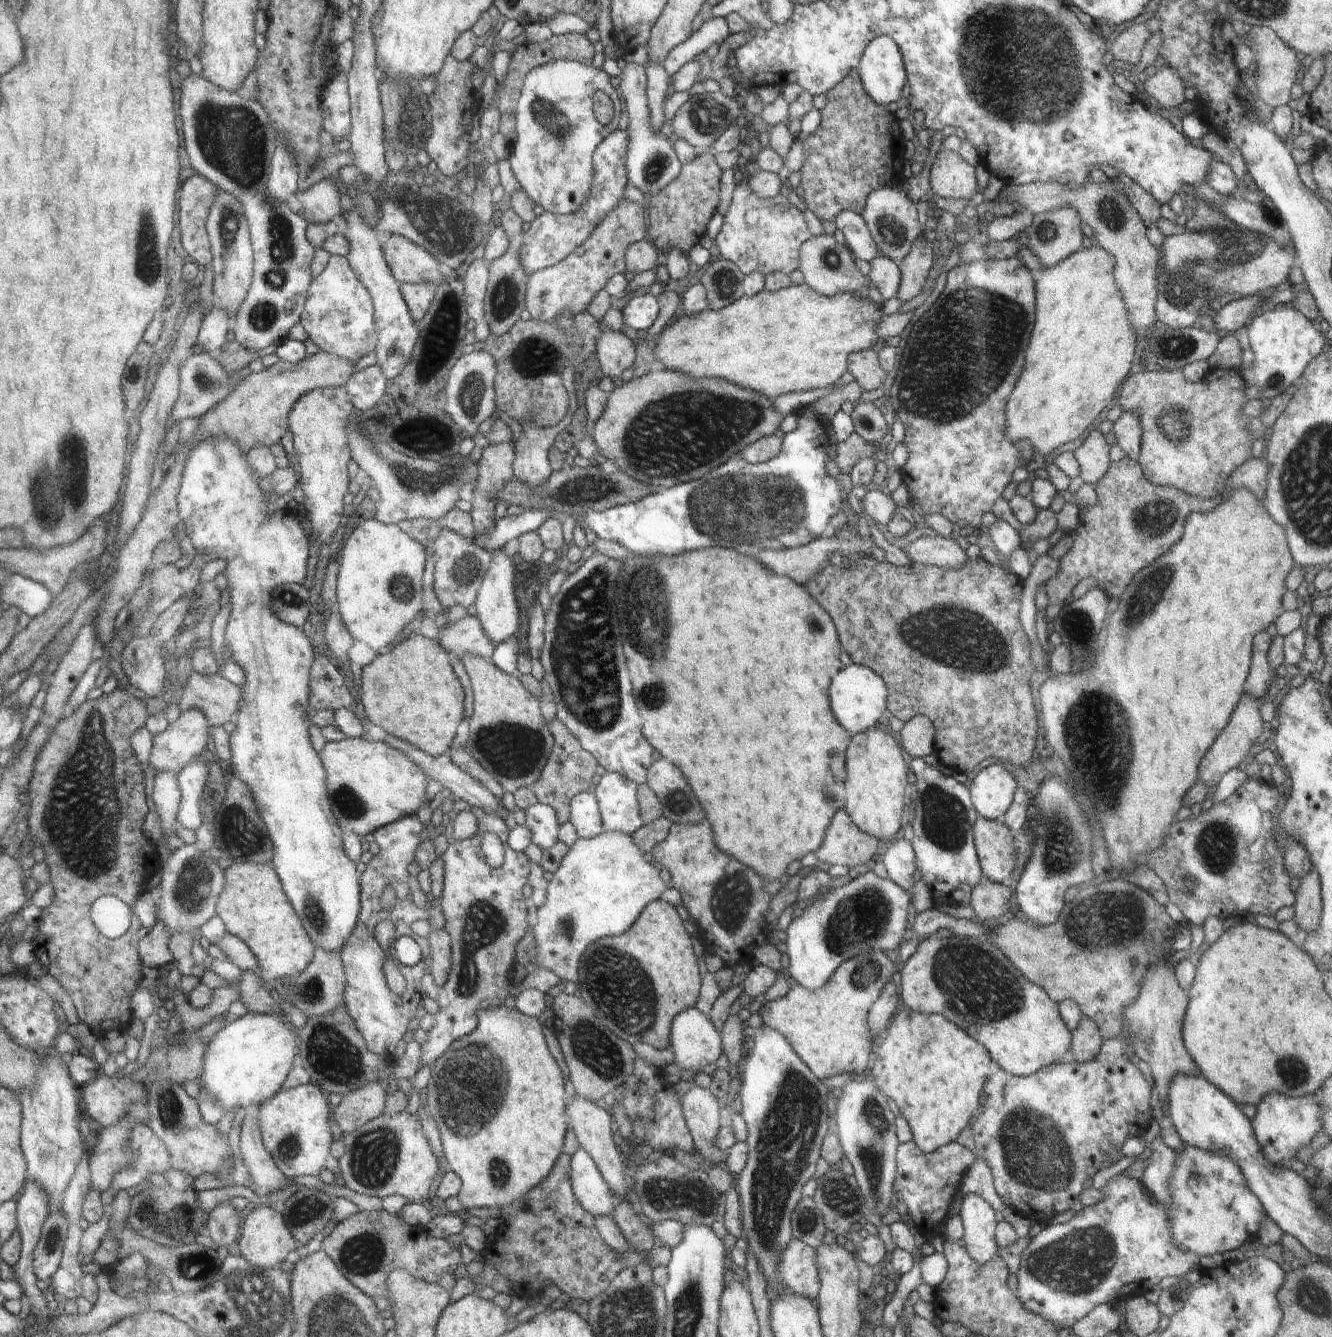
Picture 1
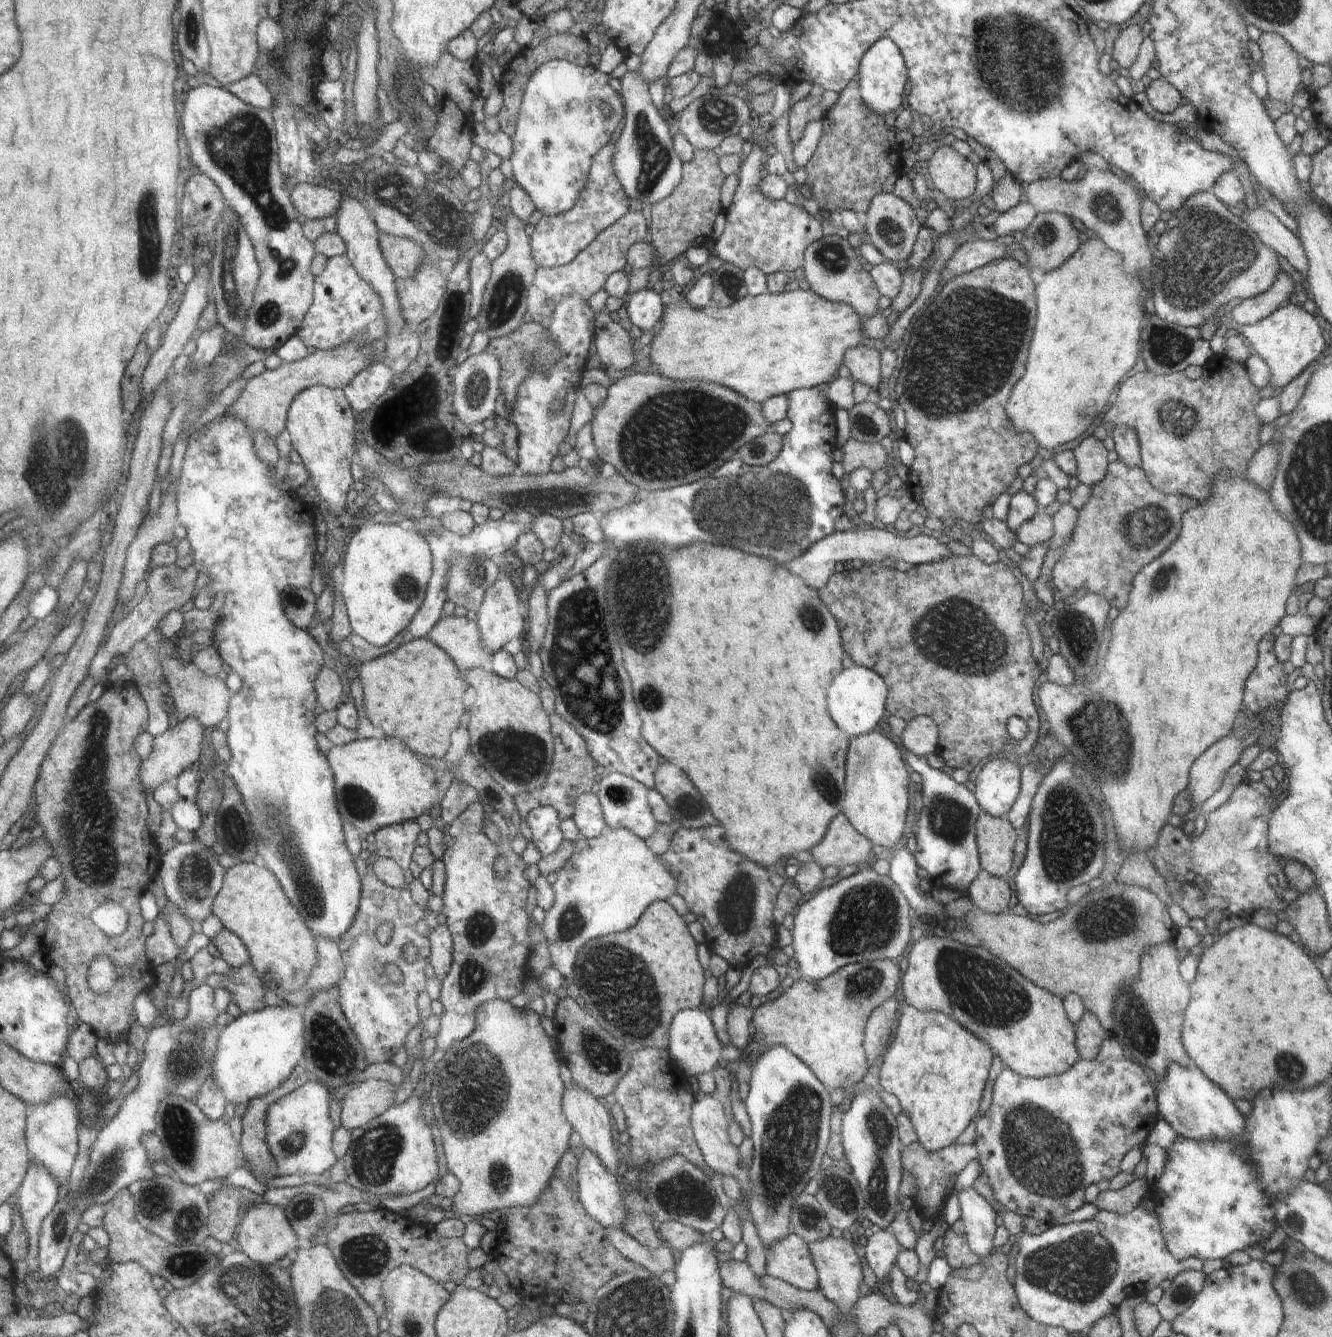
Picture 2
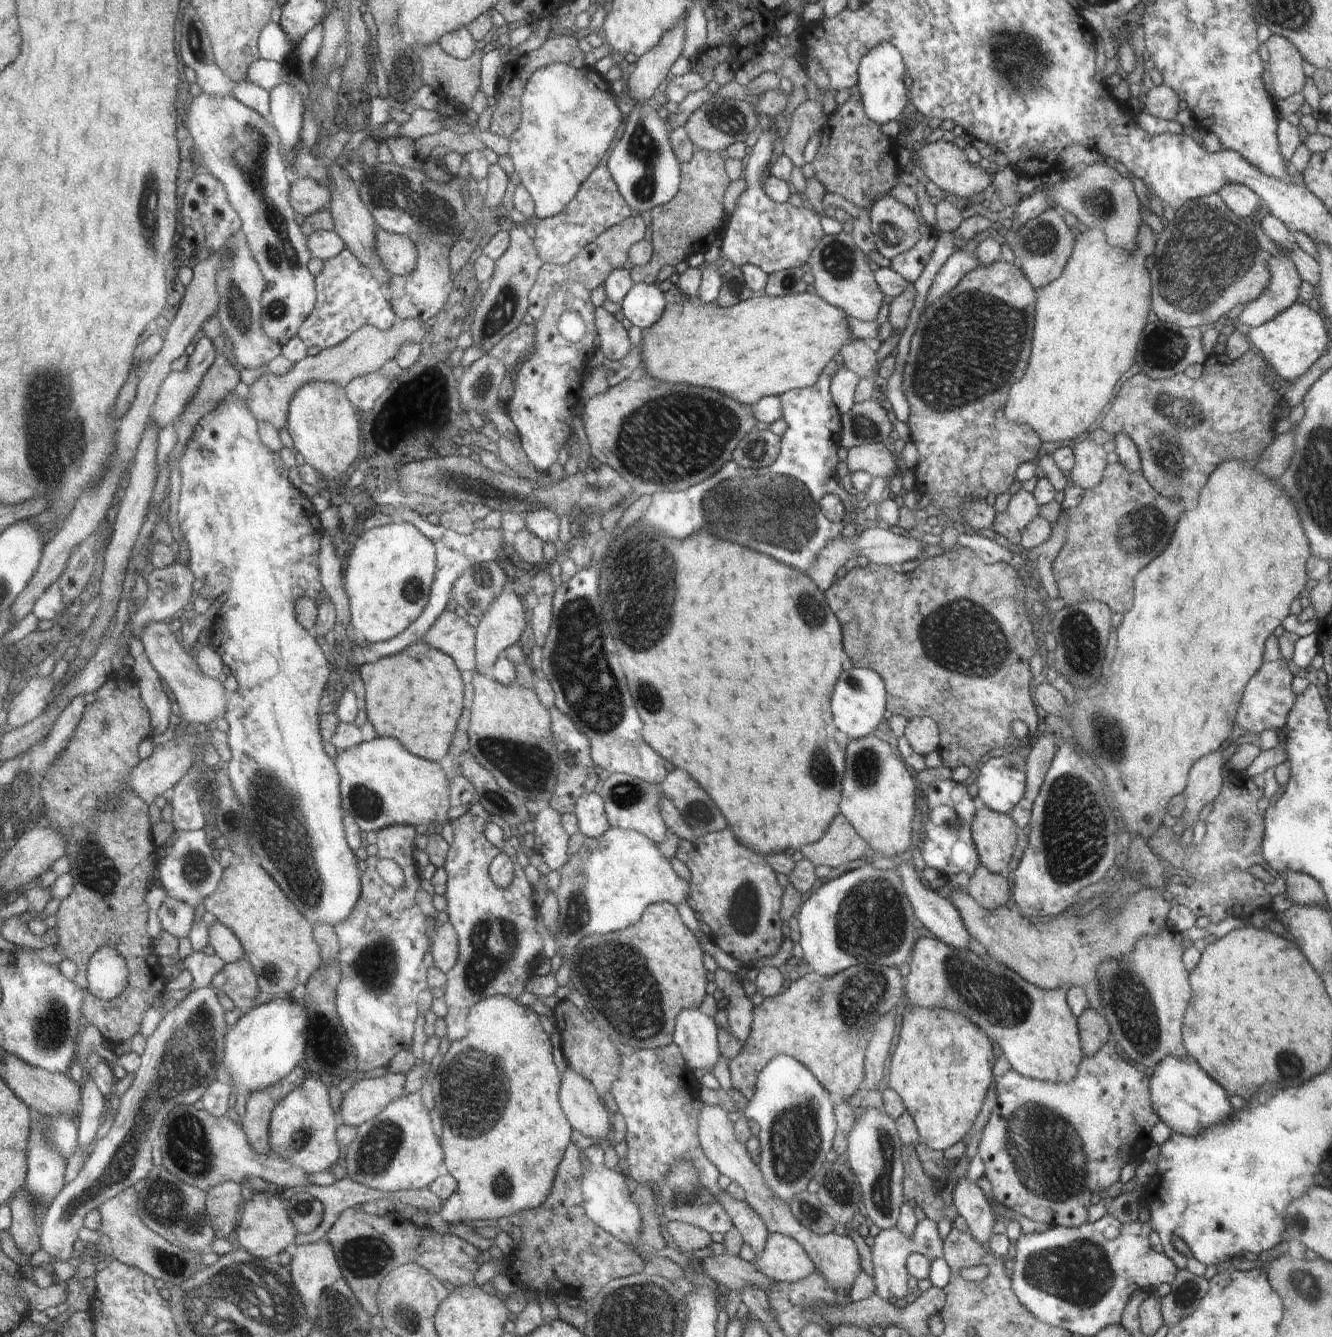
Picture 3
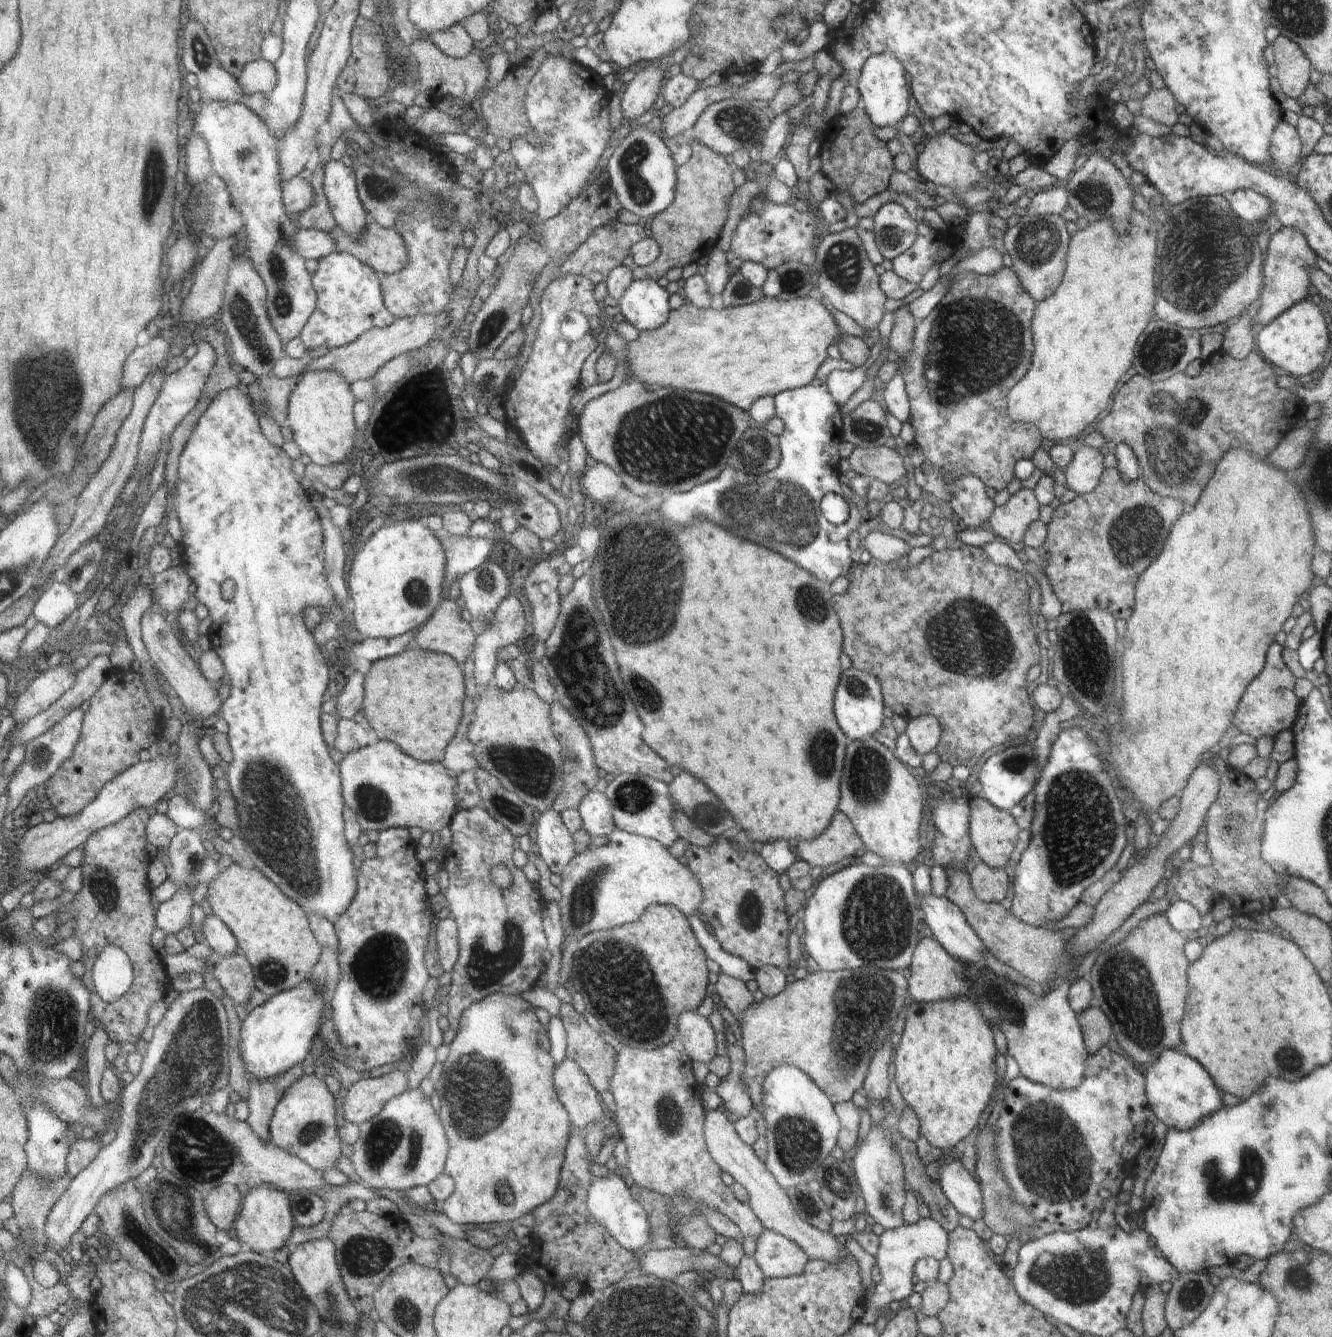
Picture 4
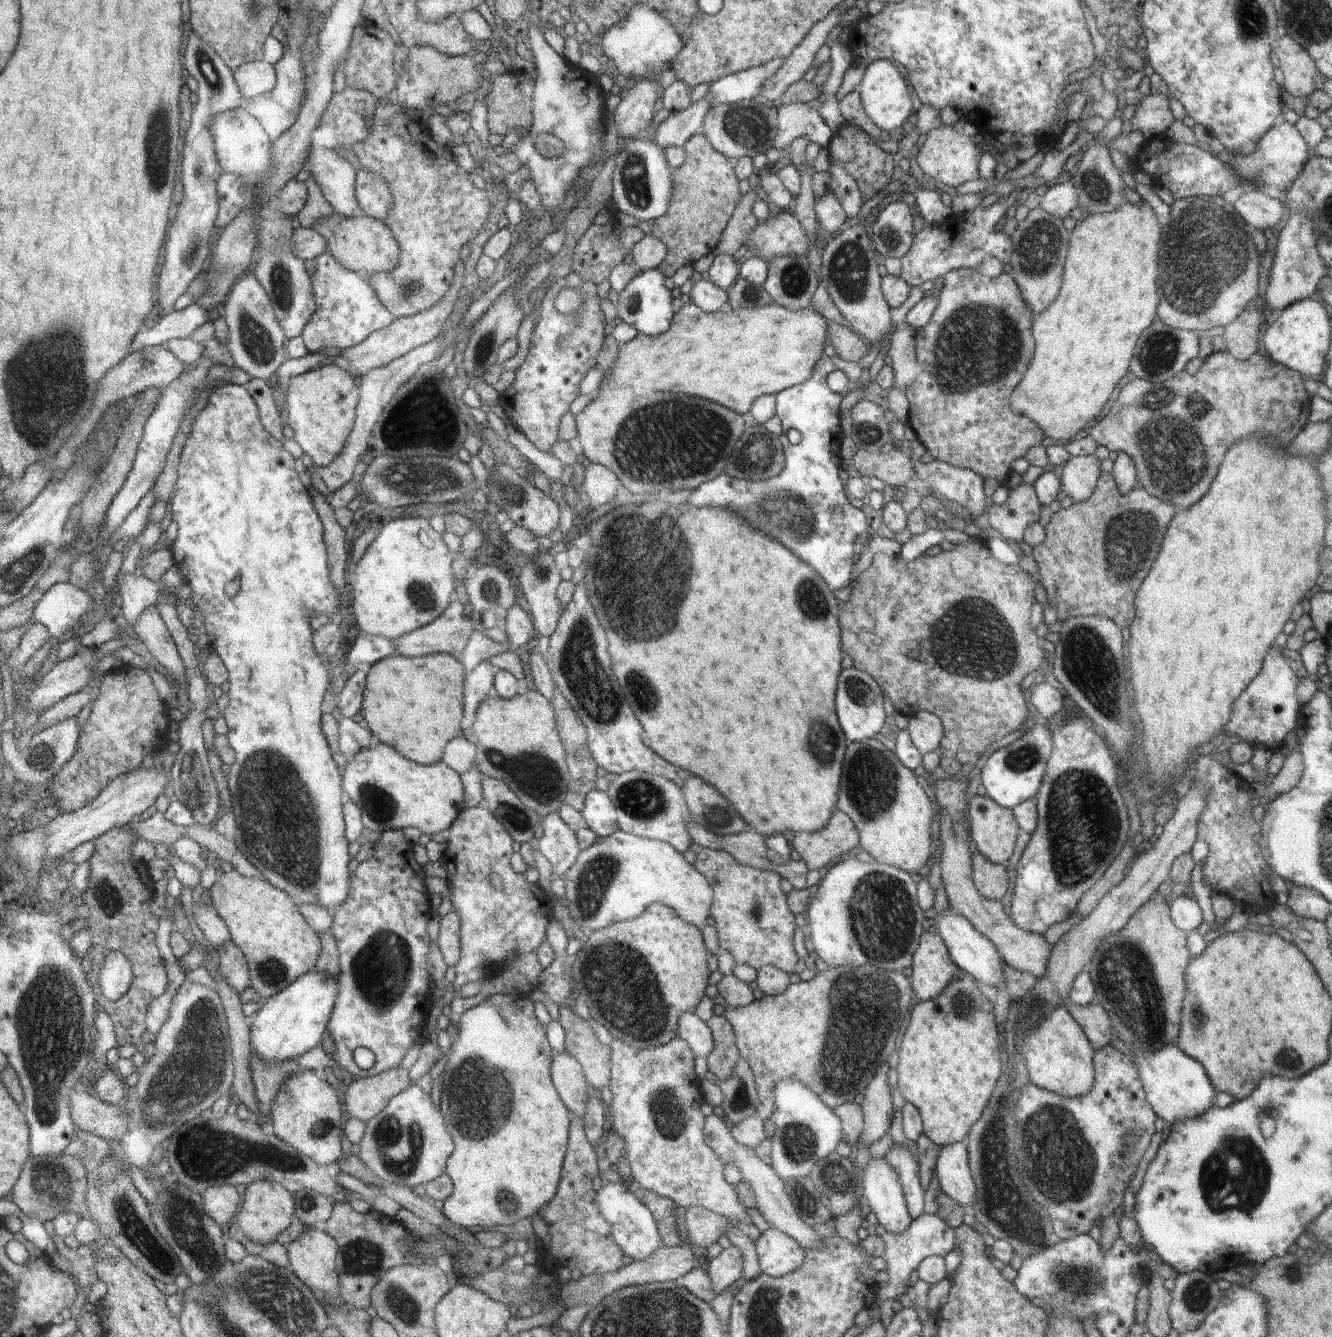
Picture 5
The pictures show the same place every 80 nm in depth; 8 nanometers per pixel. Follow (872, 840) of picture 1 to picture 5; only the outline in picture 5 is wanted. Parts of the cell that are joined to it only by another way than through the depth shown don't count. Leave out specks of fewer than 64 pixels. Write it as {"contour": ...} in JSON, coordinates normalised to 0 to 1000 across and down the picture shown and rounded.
{"contour":[[[627,605],[616,620],[607,623],[595,623],[592,629],[606,646],[607,651],[615,651],[625,642],[644,633],[645,622],[636,608]]]}

